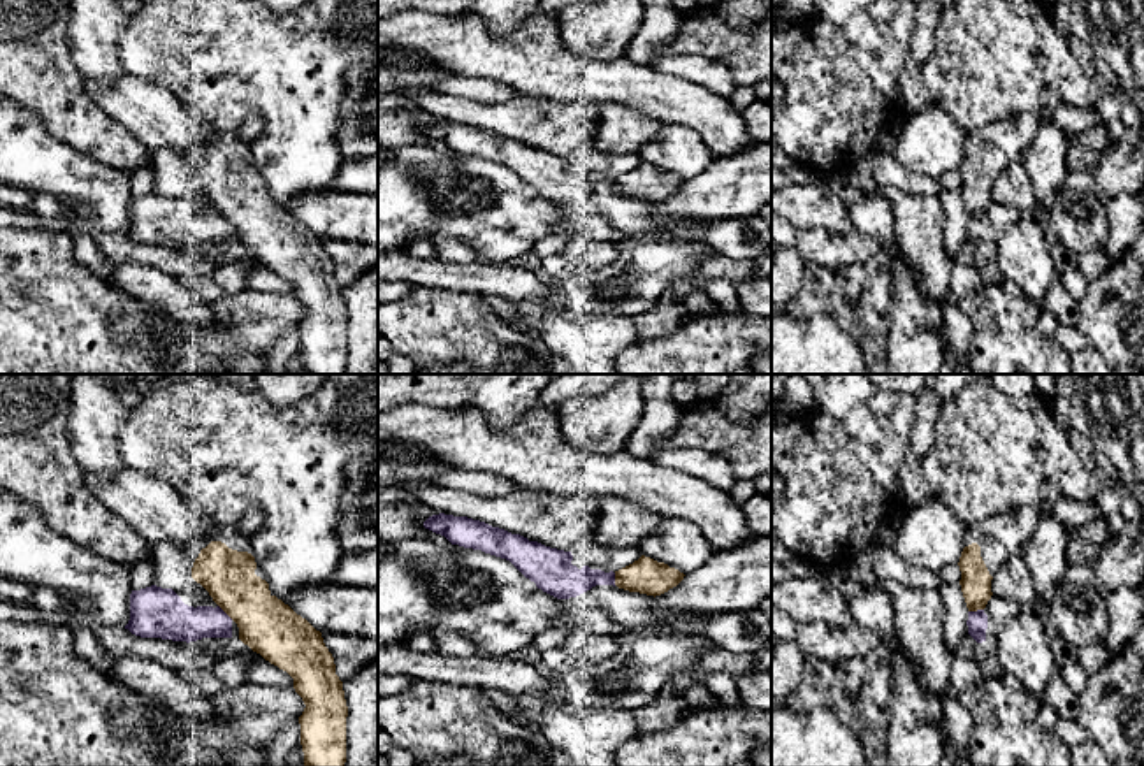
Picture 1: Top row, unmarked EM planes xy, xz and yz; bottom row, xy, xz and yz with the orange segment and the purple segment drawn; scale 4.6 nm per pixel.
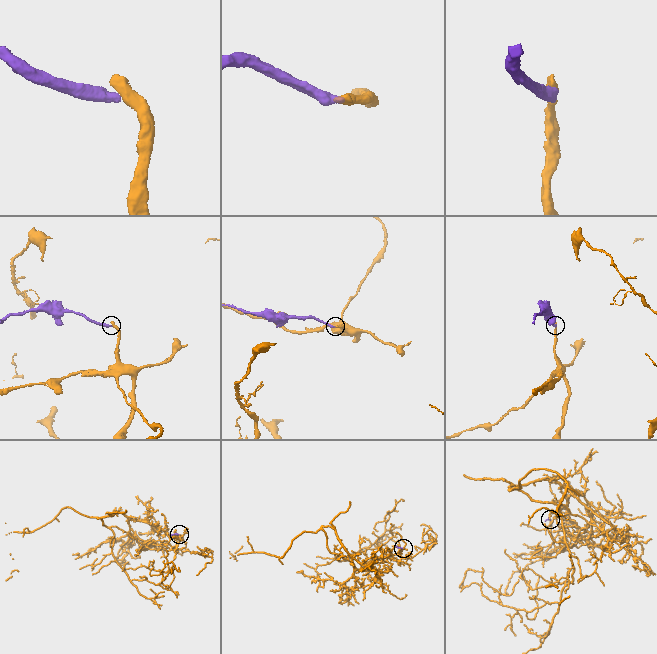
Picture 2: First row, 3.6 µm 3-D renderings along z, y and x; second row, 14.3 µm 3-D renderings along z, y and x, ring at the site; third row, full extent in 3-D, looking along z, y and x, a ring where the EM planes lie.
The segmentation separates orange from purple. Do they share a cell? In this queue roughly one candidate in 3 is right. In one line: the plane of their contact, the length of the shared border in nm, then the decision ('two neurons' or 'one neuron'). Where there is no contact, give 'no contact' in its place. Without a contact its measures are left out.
yz | 70 nm | two neurons

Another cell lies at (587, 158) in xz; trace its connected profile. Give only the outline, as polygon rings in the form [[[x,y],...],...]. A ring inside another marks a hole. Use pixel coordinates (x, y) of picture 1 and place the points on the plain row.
[[[583,146],[571,156],[573,165],[582,172],[599,172],[608,177],[619,177],[641,163],[638,153],[612,155],[594,146]]]

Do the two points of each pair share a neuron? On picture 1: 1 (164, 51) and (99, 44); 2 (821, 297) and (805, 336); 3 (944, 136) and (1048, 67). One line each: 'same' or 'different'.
1: different
2: different
3: different

